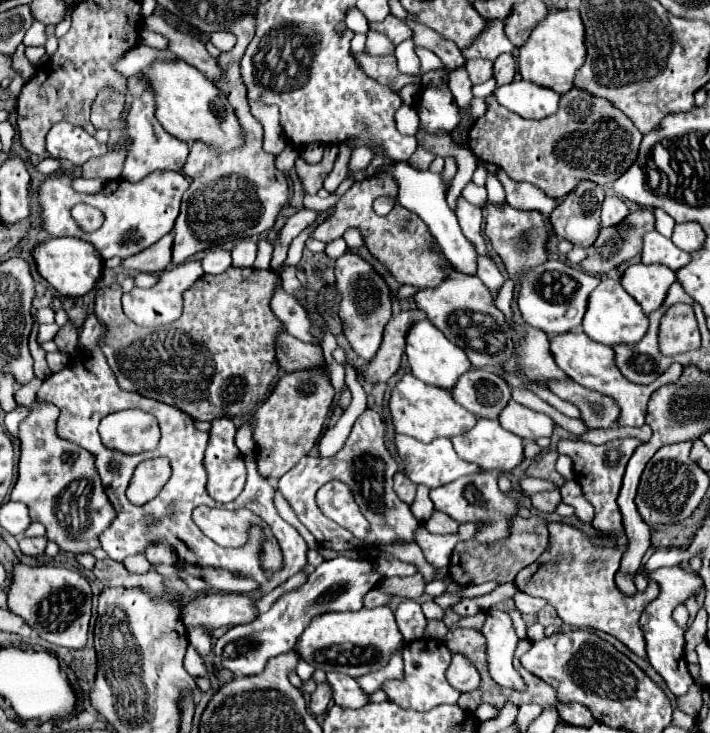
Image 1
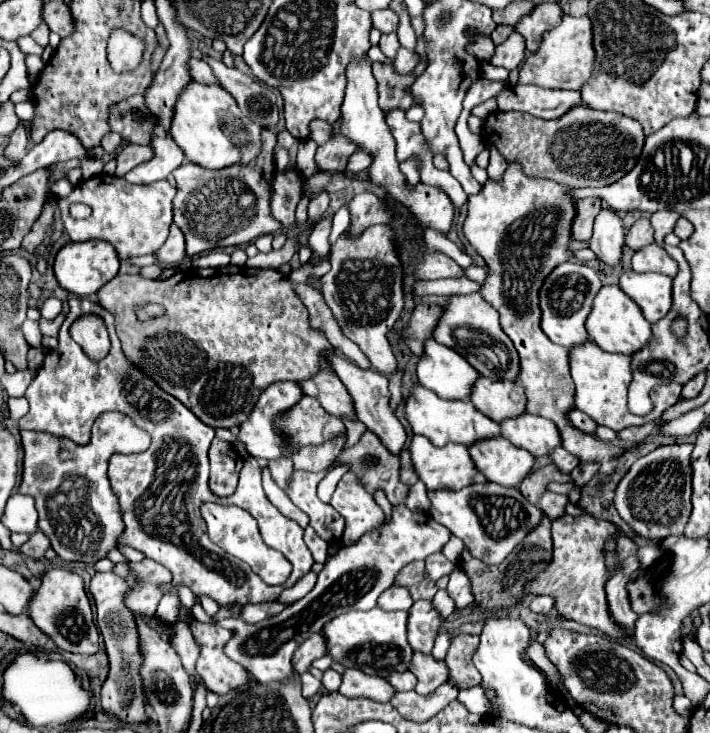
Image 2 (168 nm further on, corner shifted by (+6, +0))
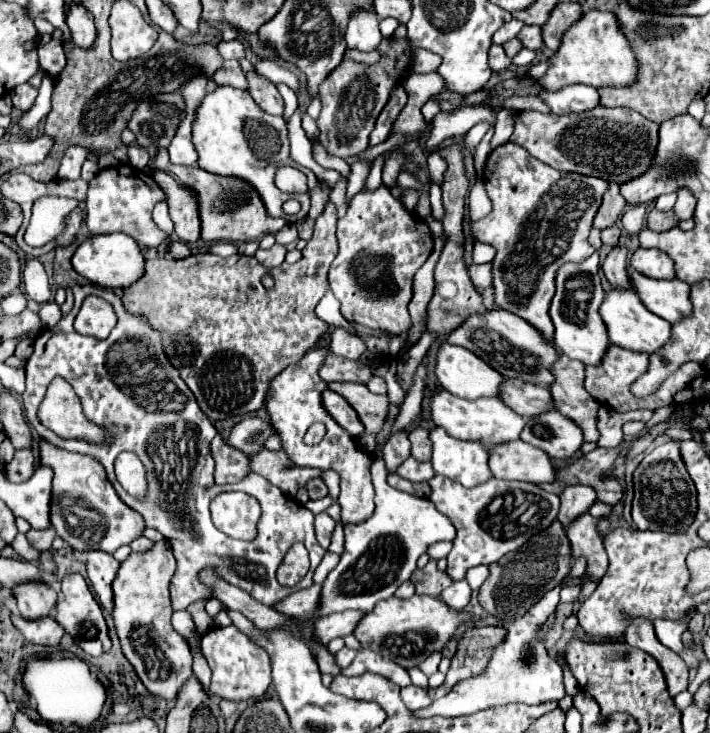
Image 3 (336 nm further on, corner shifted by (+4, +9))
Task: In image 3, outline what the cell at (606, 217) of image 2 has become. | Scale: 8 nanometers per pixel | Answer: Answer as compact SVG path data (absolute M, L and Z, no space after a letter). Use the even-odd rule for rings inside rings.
M621 244L613 246L603 262L603 274L613 286L629 286L629 272L627 272L627 248Z

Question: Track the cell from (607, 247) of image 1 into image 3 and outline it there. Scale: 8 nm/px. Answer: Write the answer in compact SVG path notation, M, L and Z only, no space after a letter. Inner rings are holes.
M651 210L649 216L647 216L647 228L653 230L653 232L665 232L665 230L671 230L679 224L679 218L673 214L673 212L659 212L659 210Z

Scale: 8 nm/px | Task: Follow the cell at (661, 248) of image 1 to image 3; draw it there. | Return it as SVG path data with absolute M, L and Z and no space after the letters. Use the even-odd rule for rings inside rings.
M639 248L631 256L631 268L651 278L673 278L675 276L673 260L657 248Z

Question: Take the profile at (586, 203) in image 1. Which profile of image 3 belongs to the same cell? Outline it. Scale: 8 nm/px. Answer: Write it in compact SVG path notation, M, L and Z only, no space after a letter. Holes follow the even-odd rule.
M611 182L609 184L609 190L605 192L605 198L601 200L601 206L593 218L593 228L597 230L603 230L603 228L609 228L615 224L615 220L619 218L619 214L625 210L625 200L623 196L619 194L619 184Z

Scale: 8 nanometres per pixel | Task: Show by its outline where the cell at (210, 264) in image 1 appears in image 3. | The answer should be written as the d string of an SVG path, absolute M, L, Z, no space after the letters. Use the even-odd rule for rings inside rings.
M215 242L215 244L209 246L209 252L225 258L225 256L231 256L231 254L237 252L237 244L233 244L233 242Z

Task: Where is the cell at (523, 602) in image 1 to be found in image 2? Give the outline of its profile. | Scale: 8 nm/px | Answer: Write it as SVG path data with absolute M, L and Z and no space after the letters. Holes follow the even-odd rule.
M533 597L531 599L531 605L529 605L529 609L531 611L535 611L535 613L551 613L551 609L553 609L553 597Z

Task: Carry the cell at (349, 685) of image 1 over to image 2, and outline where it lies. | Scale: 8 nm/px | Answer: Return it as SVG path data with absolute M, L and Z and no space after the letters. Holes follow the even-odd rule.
M347 669L343 673L343 683L339 687L339 693L347 697L367 695L369 699L387 703L395 695L395 687L381 675L367 675L359 669Z

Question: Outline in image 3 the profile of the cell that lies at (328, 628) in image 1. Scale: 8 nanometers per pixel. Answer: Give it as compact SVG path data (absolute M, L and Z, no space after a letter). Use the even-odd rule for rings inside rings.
M415 594L409 600L401 600L391 596L387 600L377 602L375 608L361 618L357 628L353 630L353 636L361 642L363 648L377 652L383 658L389 658L403 668L411 668L419 666L431 652L441 650L447 640L455 634L457 626L469 618L471 614L449 610L439 598Z

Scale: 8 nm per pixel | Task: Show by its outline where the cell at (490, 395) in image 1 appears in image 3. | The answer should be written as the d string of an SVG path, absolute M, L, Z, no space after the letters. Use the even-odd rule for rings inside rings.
M505 378L505 386L501 386L499 398L523 418L553 410L553 400L547 388L523 382L519 378Z

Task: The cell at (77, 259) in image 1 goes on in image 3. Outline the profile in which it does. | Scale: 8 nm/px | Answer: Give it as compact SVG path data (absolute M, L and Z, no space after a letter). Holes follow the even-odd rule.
M107 234L107 236L89 236L85 238L73 258L71 264L75 268L75 272L83 278L87 278L89 282L101 286L101 288L123 288L129 286L131 282L135 282L141 274L143 274L143 252L139 248L139 244L129 238L127 234Z

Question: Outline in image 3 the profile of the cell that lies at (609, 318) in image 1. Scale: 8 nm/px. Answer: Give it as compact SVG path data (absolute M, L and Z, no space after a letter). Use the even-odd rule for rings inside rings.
M611 288L603 298L599 314L601 314L603 322L605 322L605 328L607 328L611 344L627 348L627 350L651 354L657 348L661 348L671 336L671 324L665 322L663 318L655 316L653 312L649 312L643 306L643 302L639 300L635 290L613 290Z

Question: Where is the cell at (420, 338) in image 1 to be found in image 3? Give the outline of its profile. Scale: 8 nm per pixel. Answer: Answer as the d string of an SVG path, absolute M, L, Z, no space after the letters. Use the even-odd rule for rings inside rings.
M441 342L441 346L439 346L437 358L435 358L435 376L447 392L451 392L453 396L459 396L459 398L467 398L467 400L475 400L481 396L485 396L485 398L497 396L499 384L503 380L503 376L497 370L493 370L489 364L485 364L473 352L461 348L461 346L447 344L447 342Z

